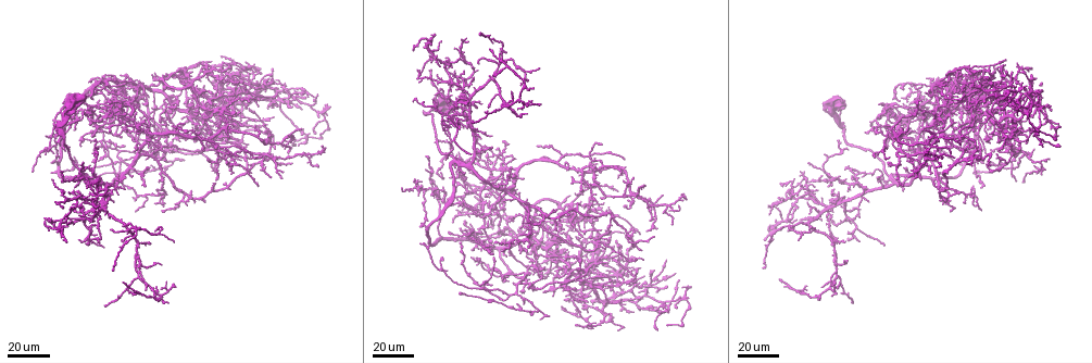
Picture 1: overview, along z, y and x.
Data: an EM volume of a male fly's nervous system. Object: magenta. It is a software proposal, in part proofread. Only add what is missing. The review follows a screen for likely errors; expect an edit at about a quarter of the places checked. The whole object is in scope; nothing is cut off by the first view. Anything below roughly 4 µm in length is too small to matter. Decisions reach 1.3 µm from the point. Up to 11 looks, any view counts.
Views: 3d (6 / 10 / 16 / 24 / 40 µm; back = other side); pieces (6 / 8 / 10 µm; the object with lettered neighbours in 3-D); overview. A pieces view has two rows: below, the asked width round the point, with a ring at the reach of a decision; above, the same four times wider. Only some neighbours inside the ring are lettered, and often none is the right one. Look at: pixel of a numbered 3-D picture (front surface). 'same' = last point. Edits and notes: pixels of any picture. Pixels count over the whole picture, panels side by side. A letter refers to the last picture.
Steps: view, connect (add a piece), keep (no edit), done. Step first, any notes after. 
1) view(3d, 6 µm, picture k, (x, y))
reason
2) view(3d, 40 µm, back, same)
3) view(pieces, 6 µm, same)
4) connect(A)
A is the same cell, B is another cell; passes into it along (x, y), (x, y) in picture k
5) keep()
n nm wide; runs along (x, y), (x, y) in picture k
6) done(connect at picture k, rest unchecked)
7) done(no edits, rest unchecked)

view(3d, 24 µm, picture 1, (439, 187))
branch stops here

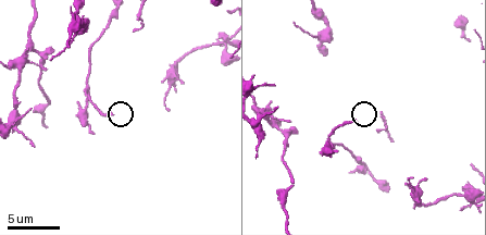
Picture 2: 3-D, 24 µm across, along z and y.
view(pieces, 6 µm, picture 2, (353, 122))

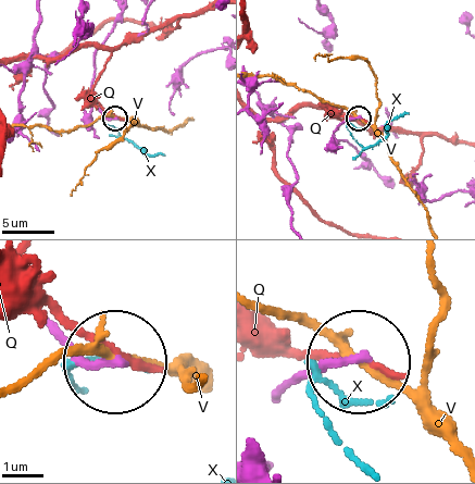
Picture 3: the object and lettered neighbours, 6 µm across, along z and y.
keep()
190 nm wide; Q, V and X are other cells; runs along (286, 394), (355, 363) in picture 3; none of them fits

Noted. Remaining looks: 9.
view(3d, 40 µm, picture 1, (82, 162))
end of a long branch

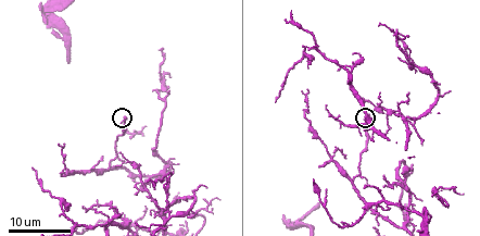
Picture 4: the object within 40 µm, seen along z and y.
view(3d, 6 µm, picture 4, (123, 116))

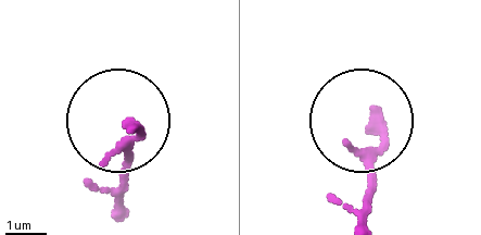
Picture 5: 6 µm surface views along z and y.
view(pieces, 6 µm, picture 5, (133, 129))
see the neighbours

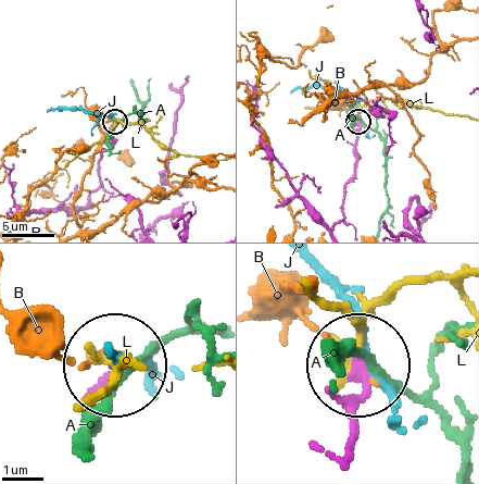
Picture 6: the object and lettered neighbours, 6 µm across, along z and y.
keep()
230 nm wide; A, B, J and L are other cells; runs along (350, 446), (361, 365) in picture 6; no lettered piece goes on from it

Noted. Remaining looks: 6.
view(3d, 24 µm, picture 1, (324, 147))
tapers out

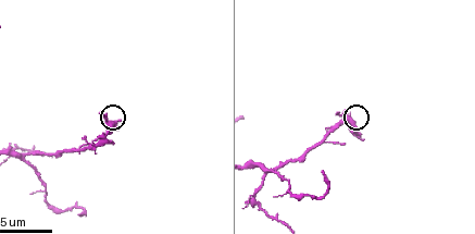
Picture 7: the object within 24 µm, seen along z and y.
view(pieces, 8 µm, picture 7, (100, 111))

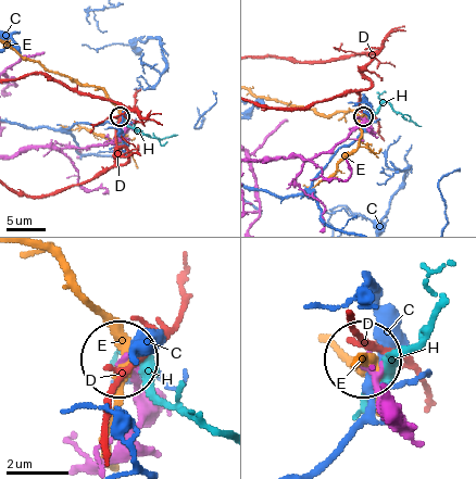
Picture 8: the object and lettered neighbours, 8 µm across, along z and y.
keep()
170 nm wide; C, D, E and H are other cells; none of them fits

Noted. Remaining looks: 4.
view(3d, 24 µm, picture 1, (279, 89))
branch stops here

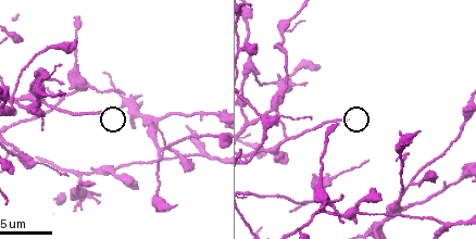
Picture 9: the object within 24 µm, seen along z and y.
view(pieces, 6 µm, picture 9, (101, 112))

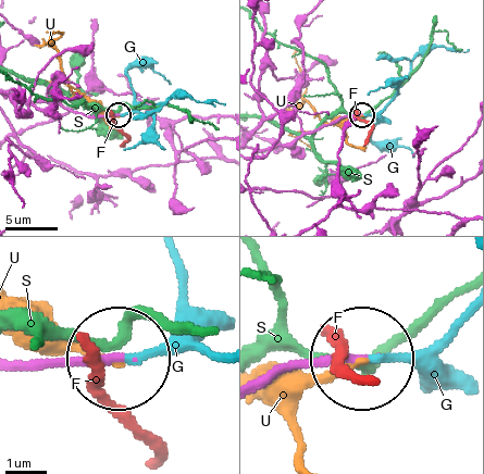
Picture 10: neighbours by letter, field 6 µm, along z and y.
connect(G)
170 nm wide; G is the same cell, F, S and U are other cells; passes into it along (261, 388), (313, 363), (427, 350), (466, 311) in picture 10; the cell continues

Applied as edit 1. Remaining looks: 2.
done(connect at picture 10, rest unchecked)

